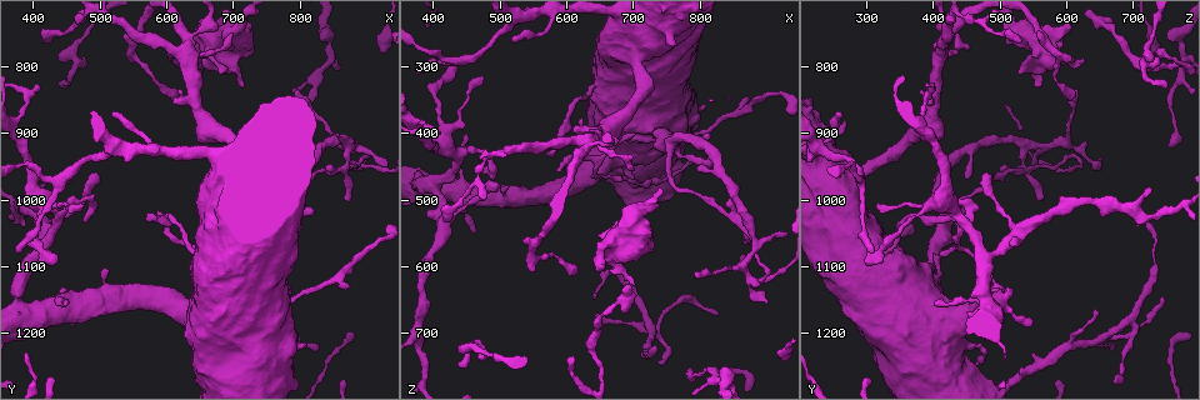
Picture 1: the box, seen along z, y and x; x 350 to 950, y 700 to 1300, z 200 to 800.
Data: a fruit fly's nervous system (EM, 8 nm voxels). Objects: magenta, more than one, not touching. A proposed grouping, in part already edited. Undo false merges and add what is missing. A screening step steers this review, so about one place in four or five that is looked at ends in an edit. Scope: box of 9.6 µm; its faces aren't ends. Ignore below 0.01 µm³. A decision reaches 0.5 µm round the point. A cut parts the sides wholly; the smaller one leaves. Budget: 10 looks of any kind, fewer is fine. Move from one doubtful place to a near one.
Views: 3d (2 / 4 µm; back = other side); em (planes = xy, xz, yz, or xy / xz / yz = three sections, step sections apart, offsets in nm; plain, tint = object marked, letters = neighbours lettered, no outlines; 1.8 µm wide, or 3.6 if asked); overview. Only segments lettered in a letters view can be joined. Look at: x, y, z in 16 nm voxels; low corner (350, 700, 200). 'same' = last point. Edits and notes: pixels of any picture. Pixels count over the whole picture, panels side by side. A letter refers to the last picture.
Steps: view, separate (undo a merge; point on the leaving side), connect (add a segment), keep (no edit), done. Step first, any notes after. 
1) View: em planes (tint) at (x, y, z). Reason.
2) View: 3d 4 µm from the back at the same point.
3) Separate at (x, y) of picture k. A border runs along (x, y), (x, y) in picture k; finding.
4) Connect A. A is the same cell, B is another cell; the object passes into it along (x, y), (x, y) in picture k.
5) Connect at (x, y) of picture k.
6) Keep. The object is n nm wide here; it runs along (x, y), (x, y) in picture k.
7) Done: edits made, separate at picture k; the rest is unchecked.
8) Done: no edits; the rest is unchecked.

View: em yz step 16 (letters) at (875, 1130, 345). An open end.

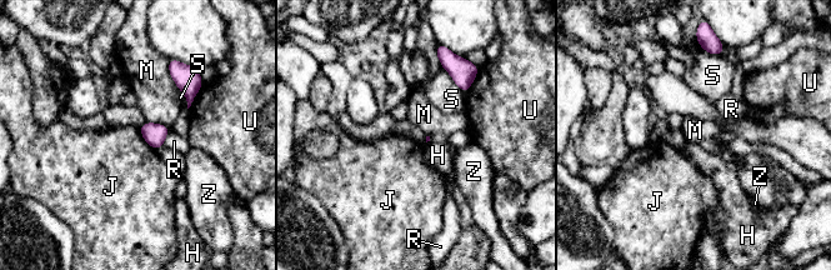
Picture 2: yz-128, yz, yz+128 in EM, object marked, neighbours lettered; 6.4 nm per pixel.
Keep. H, J, M, R, S, U and Z are other cells; a border runs along (139, 128), (143, 138), (155, 150) in picture 2; none of them fits.

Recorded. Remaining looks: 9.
View: em 3.6 µm planes (letters) at (690, 1110, 390). Thick turns thin.

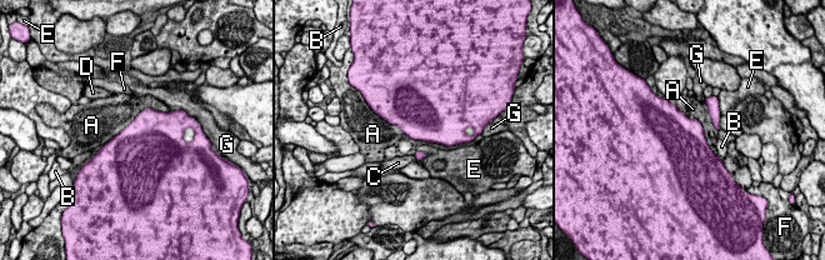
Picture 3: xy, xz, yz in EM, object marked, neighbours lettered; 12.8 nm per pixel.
Keep. A, B, C, D, E, F and G are other cells; a border runs along (170, 111), (143, 109), (103, 146) in picture 3; continuous, no second cell.

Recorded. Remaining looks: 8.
View: em 3.6 µm planes (letters) at (650, 785, 555). Stops while still wide.

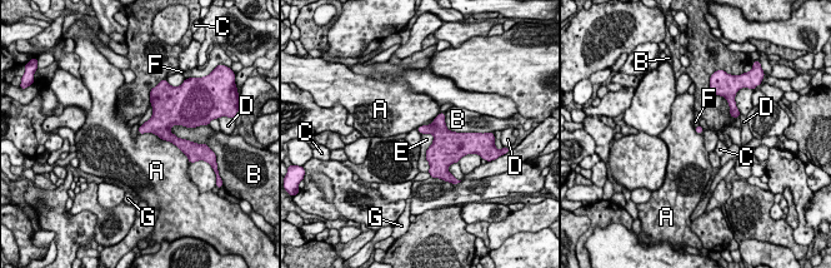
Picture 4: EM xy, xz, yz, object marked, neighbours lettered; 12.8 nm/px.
Keep. A, B, C, D, E, F and G are other cells; none of them fits.

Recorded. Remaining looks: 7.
View: 3d 4 µm at (725, 1180, 695). A narrow waist.

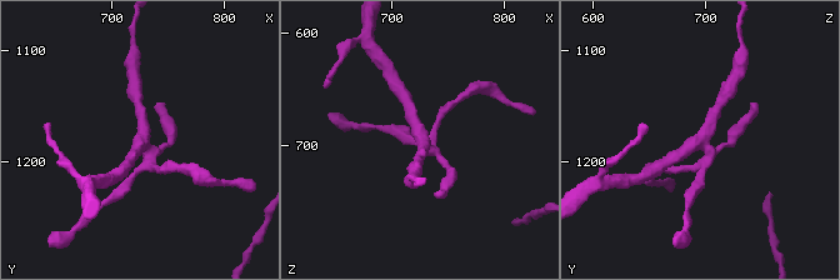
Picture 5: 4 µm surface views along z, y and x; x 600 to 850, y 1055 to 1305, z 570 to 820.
View: em yz step 16 (tint) at (726, 1184, 694). Now the EM.

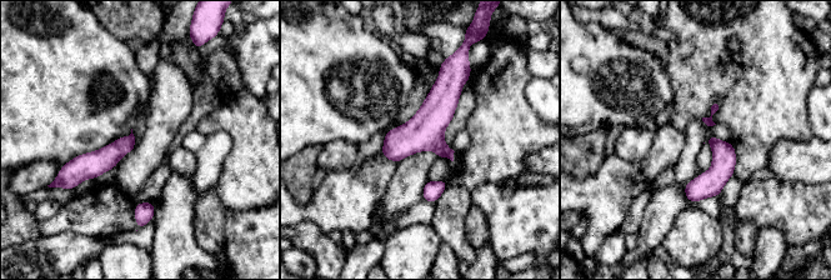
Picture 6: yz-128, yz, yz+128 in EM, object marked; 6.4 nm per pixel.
View: em planes (letters) at the same point. Another direction.

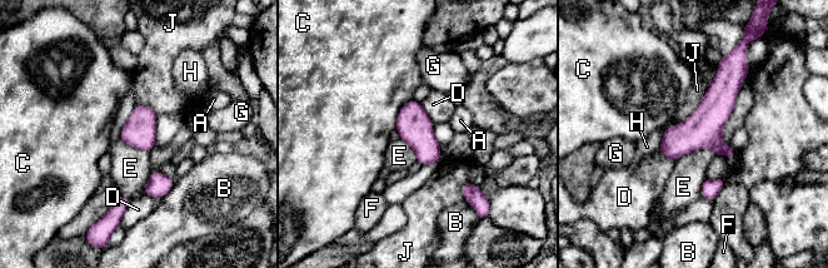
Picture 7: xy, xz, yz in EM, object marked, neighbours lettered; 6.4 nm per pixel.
Keep. The object is 220 nm wide here; A, B, C, D, E, F, G, H and J are other cells; it runs along (724, 68), (719, 100), (666, 153) in picture 7; one cell here.

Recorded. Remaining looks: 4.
View: em planes (plain) at (830, 1225, 670). Thin end.

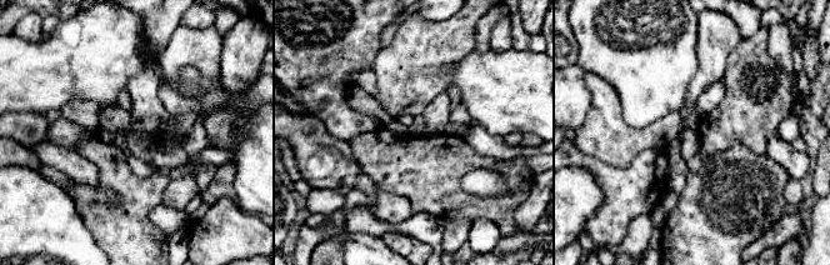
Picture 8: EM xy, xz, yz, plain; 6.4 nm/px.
View: em planes (letters) at the same point.

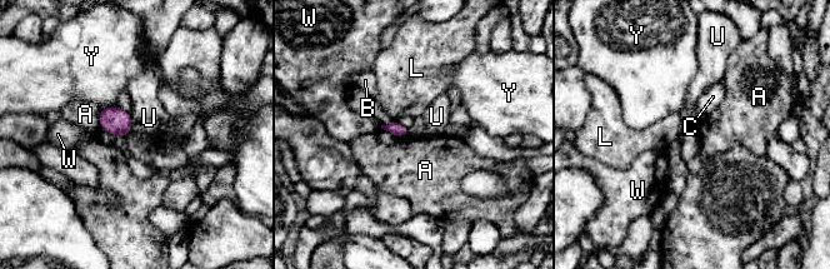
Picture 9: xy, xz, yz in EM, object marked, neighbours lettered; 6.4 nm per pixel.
Keep. A, B, C, L, U, W and Y are other cells; a border runs along (130, 114), (131, 129) in picture 9; none of them fits.

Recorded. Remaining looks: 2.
Done: no edits; the rest is unchecked.

